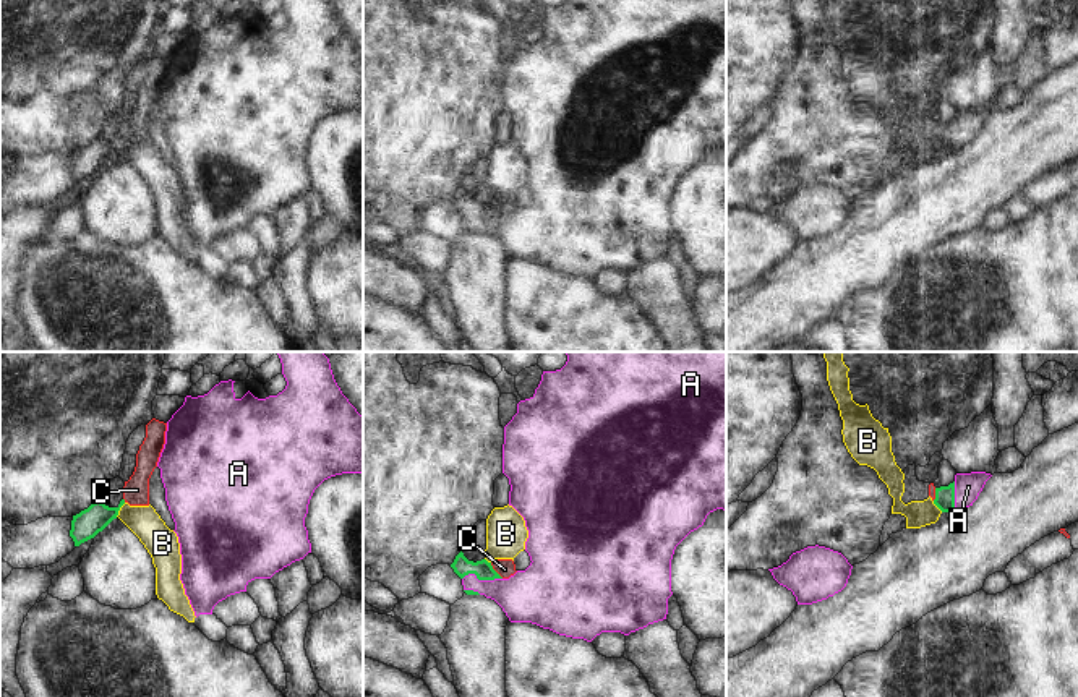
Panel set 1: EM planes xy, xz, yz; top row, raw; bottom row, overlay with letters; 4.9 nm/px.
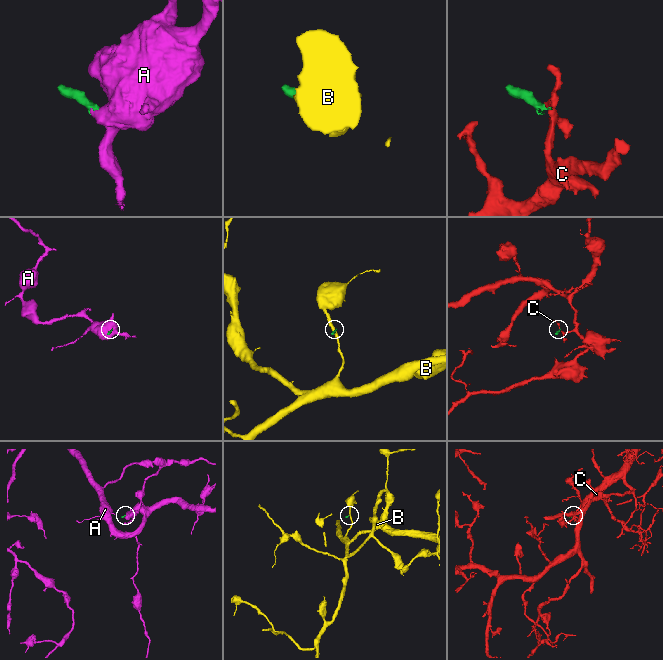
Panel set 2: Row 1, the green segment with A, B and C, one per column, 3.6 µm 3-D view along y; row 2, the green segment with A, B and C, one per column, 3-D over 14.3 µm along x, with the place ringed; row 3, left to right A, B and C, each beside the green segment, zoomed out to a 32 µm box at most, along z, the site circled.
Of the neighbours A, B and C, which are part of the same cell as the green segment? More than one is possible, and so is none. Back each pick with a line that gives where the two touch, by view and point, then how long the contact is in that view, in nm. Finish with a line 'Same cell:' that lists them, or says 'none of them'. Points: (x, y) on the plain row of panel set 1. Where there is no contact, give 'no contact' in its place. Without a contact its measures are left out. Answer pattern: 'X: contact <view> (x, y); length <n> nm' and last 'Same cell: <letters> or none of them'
A: contact xz (482, 216); length 200 nm
Same cell: A

